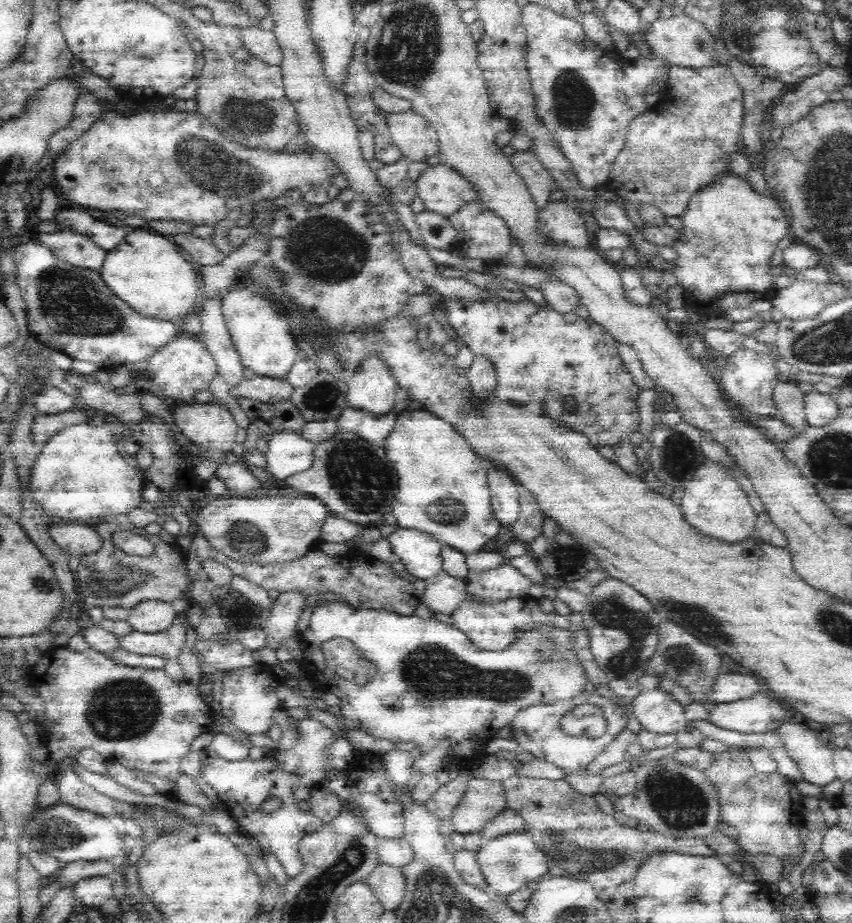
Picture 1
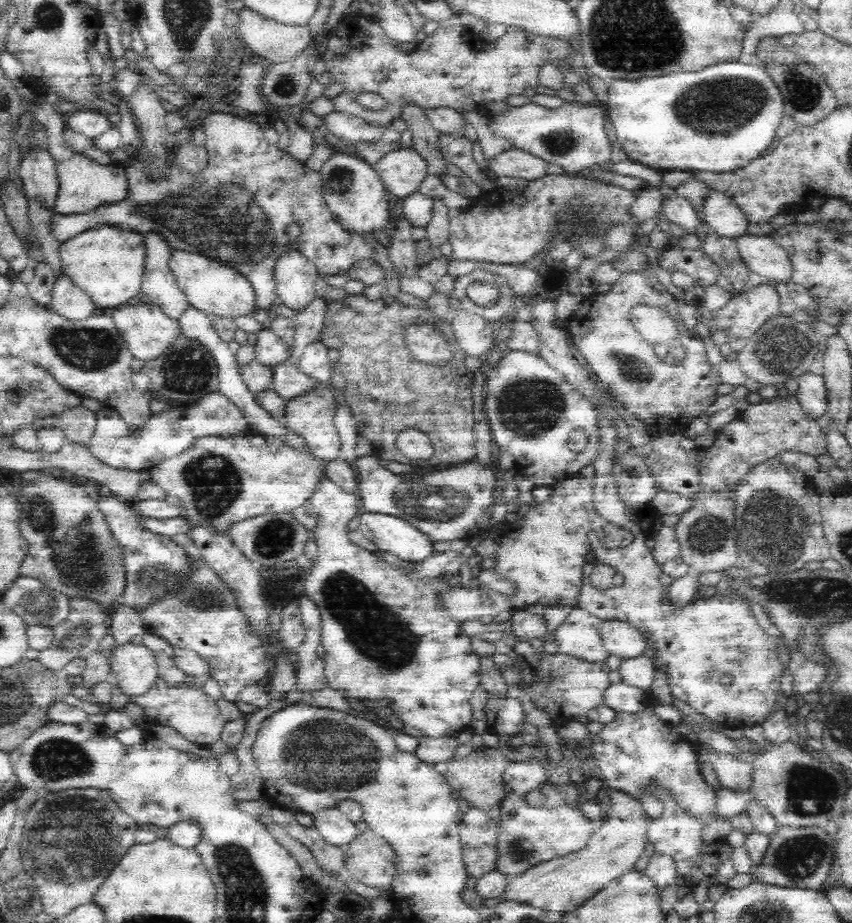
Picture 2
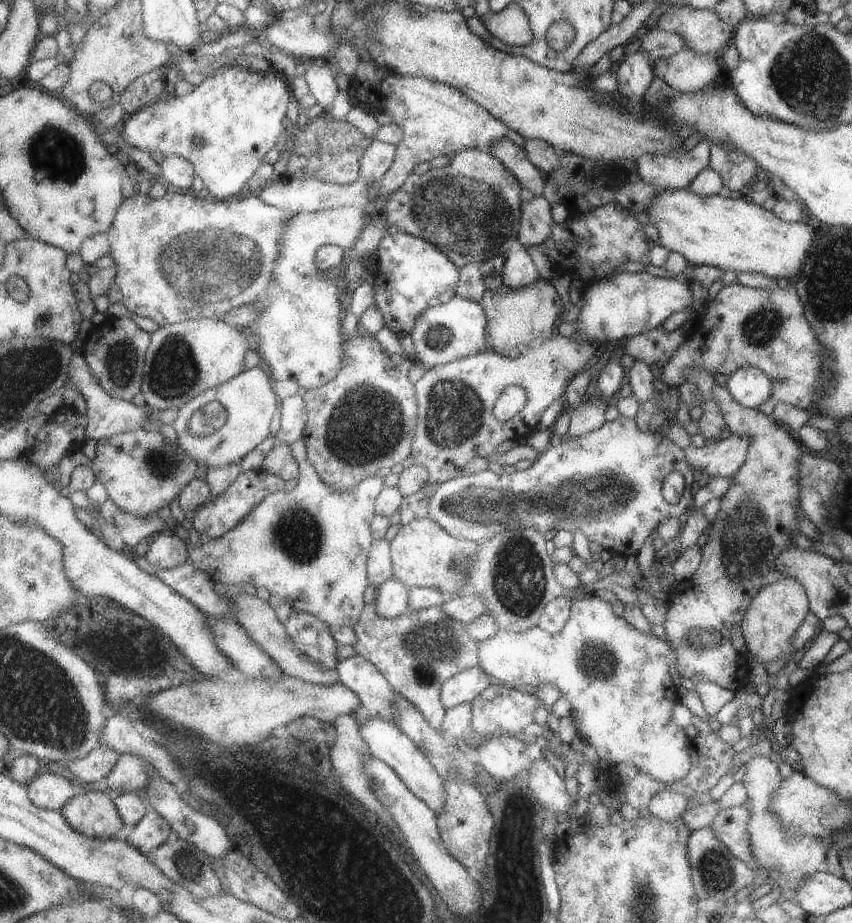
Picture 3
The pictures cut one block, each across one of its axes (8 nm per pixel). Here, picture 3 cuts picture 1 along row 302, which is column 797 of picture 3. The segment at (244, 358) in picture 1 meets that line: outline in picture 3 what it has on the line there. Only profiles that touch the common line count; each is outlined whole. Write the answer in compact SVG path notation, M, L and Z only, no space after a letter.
M685 187L665 191L659 189L645 213L653 222L653 229L649 231L655 244L680 254L687 263L717 267L722 271L757 273L774 279L786 278L789 281L794 281L800 271L813 243L811 238L817 234L808 218L794 223L779 220L771 211L752 204L746 195L737 199L723 198L718 194L704 197L690 193Z

